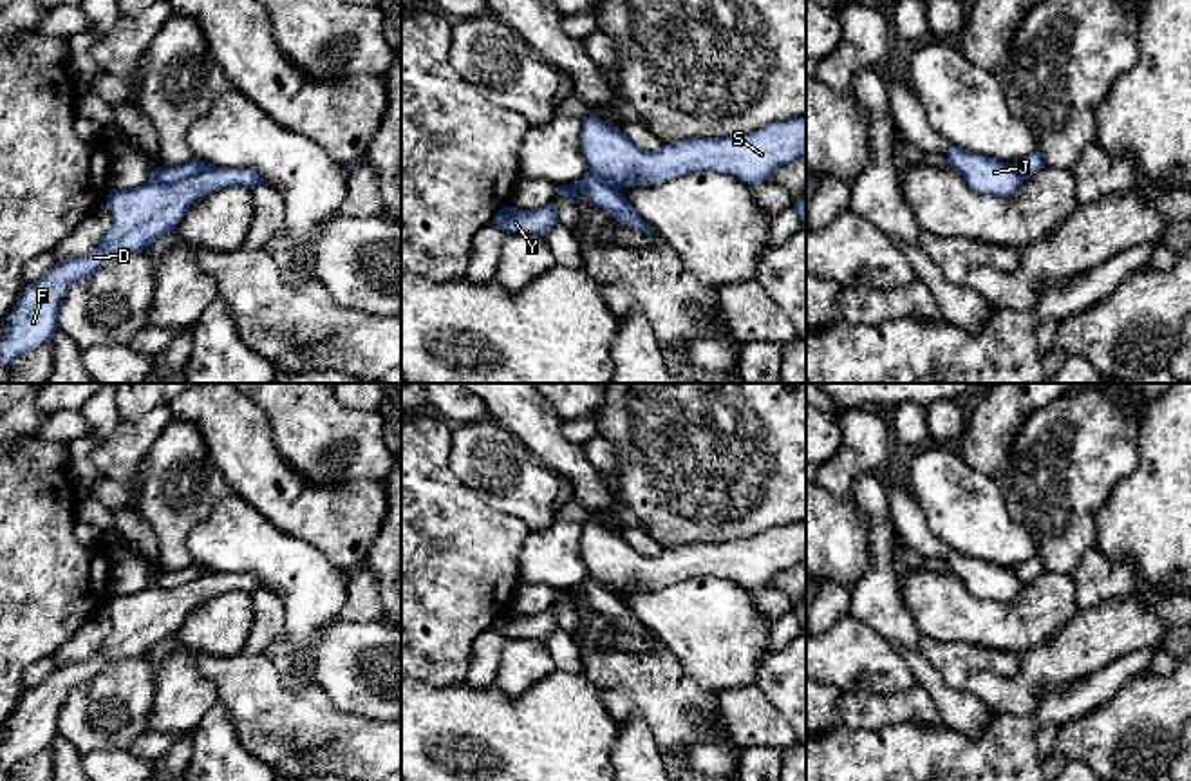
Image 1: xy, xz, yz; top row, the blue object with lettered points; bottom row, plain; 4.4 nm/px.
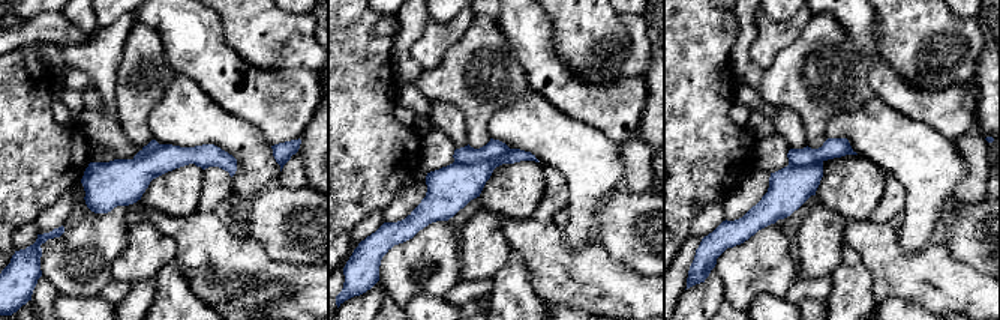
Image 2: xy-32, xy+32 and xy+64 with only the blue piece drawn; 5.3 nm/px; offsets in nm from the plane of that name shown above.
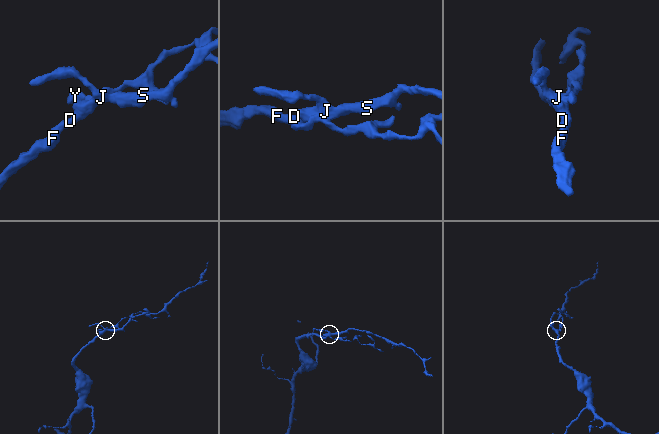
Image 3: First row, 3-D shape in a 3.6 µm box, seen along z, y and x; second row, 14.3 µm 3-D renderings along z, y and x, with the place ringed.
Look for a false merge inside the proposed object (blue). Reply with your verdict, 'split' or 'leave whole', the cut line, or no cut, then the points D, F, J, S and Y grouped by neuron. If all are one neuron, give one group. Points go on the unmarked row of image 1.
split; cut xy (205, 570), (178, 586), (150, 586); groups D F J S / Y

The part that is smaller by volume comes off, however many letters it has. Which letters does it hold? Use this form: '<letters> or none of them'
Y

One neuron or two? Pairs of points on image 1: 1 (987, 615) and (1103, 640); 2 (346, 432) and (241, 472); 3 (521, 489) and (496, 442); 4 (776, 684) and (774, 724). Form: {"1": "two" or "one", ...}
{"1": "two", "2": "two", "3": "one", "4": "two"}

